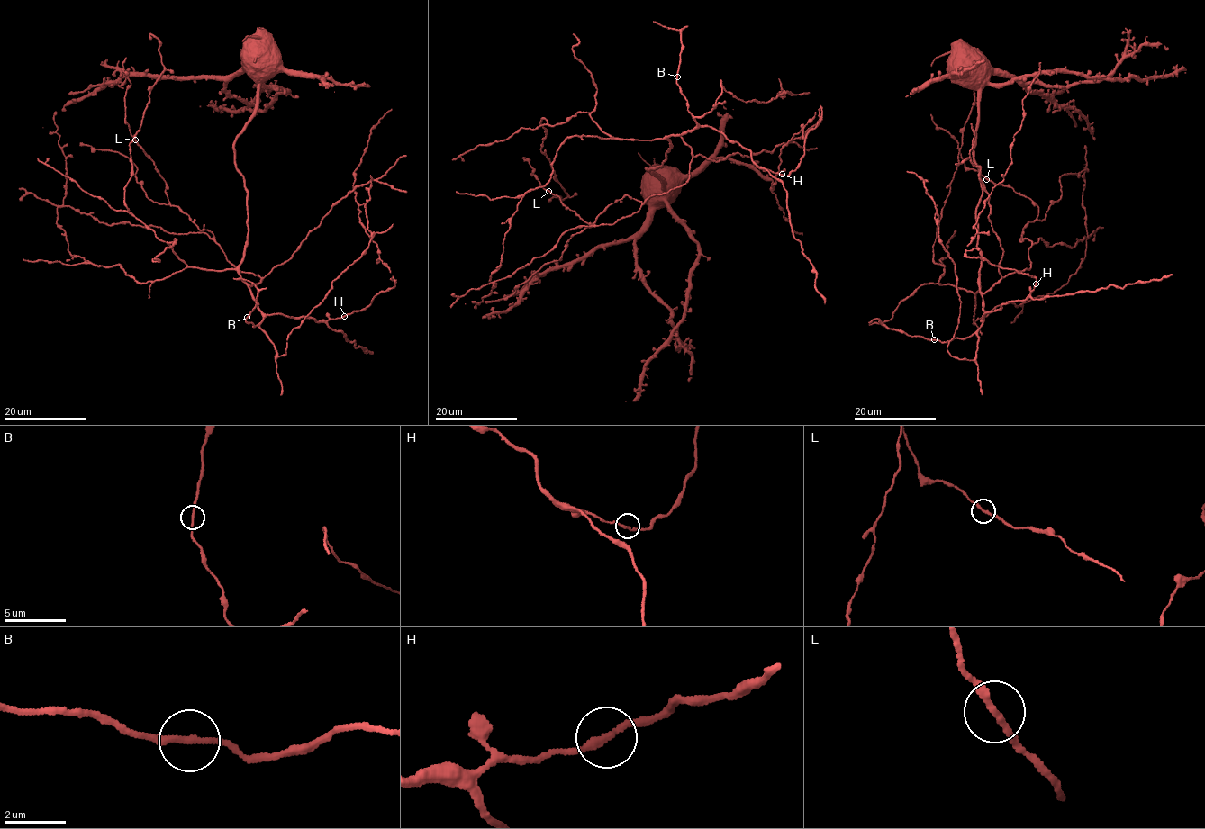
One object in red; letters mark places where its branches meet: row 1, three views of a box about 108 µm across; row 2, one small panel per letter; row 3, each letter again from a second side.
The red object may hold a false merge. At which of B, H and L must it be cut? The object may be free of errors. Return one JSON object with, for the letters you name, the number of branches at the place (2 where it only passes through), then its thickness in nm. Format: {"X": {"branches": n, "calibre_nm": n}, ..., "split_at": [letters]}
{"split_at": []}

